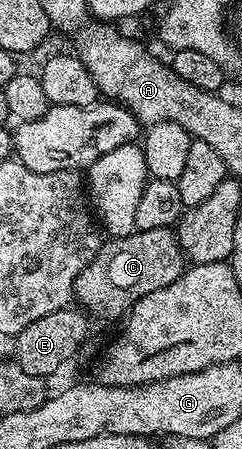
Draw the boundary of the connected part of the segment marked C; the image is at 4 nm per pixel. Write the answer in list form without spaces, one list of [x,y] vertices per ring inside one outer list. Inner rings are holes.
[[[159,228],[145,232],[135,231],[131,232],[129,236],[108,238],[101,243],[96,257],[84,267],[82,274],[78,274],[72,287],[72,295],[75,303],[89,317],[95,318],[97,316],[100,320],[117,319],[116,321],[119,321],[134,302],[138,302],[154,290],[162,290],[166,286],[170,286],[170,282],[174,282],[183,274],[185,267],[186,257],[172,228]]]

